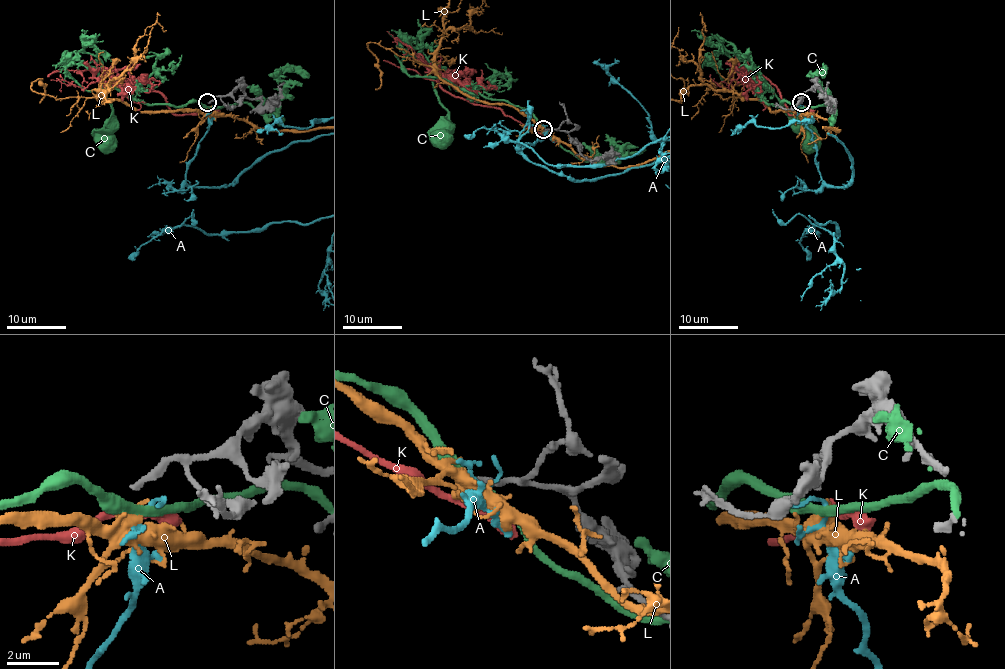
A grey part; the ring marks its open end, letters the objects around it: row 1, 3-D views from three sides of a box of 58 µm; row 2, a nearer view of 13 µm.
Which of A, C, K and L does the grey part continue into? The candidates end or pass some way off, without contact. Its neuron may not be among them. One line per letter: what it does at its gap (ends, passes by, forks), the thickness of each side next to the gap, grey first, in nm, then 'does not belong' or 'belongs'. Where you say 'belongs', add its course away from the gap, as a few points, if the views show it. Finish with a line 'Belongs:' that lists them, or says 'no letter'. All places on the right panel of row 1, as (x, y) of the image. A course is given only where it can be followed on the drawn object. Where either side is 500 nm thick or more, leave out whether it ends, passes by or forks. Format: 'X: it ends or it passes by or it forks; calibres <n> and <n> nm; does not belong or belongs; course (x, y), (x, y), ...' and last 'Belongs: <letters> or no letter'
A: it passes by; calibres 240 and 140 nm; does not belong
C: it passes by; calibres 240 and 400 nm; does not belong
K: it passes by; calibres 240 and 240 nm; belongs
L: calibres 240 and 550 nm; does not belong
Belongs: K

